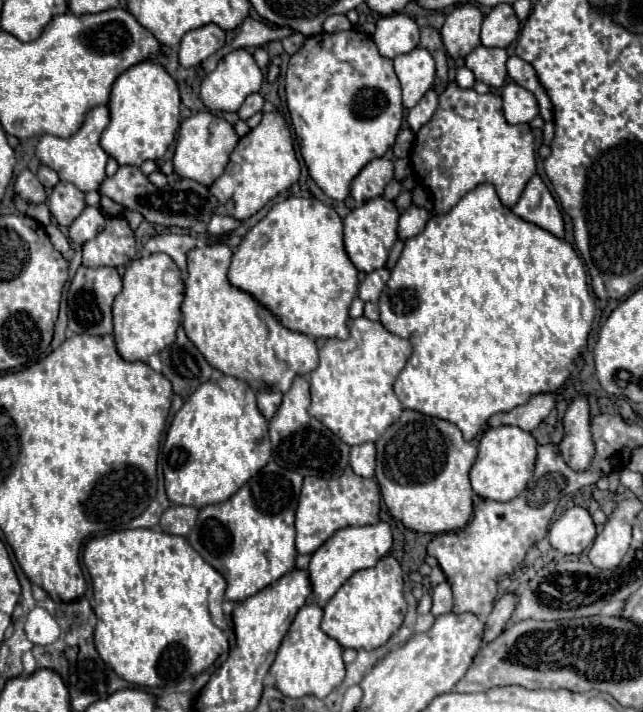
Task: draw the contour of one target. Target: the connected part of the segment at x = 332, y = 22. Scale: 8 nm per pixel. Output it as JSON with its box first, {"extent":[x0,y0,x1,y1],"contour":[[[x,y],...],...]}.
{"extent":[324,14,352,32],"contour":[[[334,14],[334,16],[330,16],[330,18],[326,18],[326,22],[324,22],[324,32],[340,32],[340,30],[350,30],[352,28],[352,24],[348,22],[348,18],[344,16],[344,14]]]}

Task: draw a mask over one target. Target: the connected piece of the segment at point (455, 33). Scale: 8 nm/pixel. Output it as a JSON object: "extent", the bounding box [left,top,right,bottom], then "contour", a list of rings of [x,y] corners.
{"extent":[440,4,482,58],"contour":[[[460,4],[446,16],[440,36],[450,58],[466,58],[480,46],[480,24],[482,12],[474,4]]]}

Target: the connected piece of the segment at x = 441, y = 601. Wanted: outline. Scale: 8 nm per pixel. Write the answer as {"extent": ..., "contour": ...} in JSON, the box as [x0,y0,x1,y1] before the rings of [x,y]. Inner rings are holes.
{"extent":[432,582,454,616],"contour":[[[448,582],[440,584],[434,588],[432,592],[432,614],[434,616],[440,616],[440,614],[448,614],[452,612],[452,606],[454,606],[454,598],[452,598],[452,588]]]}

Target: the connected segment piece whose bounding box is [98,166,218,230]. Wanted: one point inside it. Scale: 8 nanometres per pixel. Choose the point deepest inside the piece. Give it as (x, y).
(185, 204)

